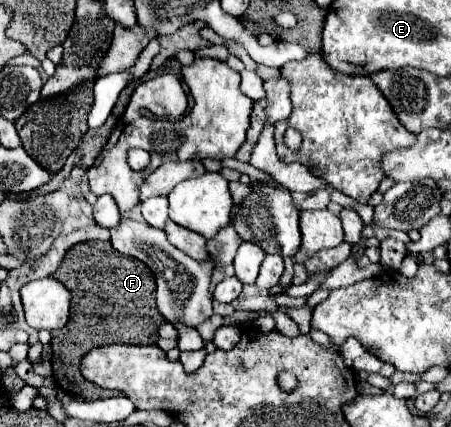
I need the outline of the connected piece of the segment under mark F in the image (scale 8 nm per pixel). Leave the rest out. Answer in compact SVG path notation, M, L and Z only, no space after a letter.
M91 240L91 242L81 242L81 244L75 244L73 248L69 248L61 266L53 274L53 278L59 280L71 292L69 322L67 322L67 326L63 326L63 330L51 332L51 348L53 348L51 366L53 366L53 378L55 378L57 386L65 392L85 396L85 400L101 400L101 398L119 396L119 392L103 390L103 388L95 386L93 382L85 380L79 374L79 364L81 364L81 358L91 348L97 348L103 344L113 344L113 342L157 344L157 340L159 340L157 330L165 322L165 318L161 316L161 312L157 310L157 304L155 304L155 276L153 276L153 272L137 258L127 258L123 254L115 254L115 250L109 242Z

